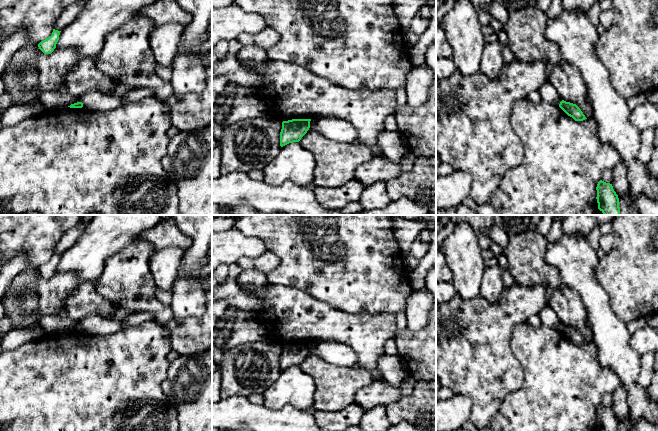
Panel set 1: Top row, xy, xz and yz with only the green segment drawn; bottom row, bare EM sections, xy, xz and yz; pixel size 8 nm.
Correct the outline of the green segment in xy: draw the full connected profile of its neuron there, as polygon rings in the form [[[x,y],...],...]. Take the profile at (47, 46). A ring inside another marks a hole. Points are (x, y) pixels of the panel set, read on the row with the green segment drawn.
[[[53,29],[52,35],[38,44],[39,49],[44,54],[51,54],[54,51],[59,40],[60,32],[61,31]]]

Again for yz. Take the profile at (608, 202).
[[[600,180],[596,190],[598,209],[604,215],[620,215],[619,198],[612,184]]]

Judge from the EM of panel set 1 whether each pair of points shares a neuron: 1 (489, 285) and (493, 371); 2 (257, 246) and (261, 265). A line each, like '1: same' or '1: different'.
1: different
2: different

